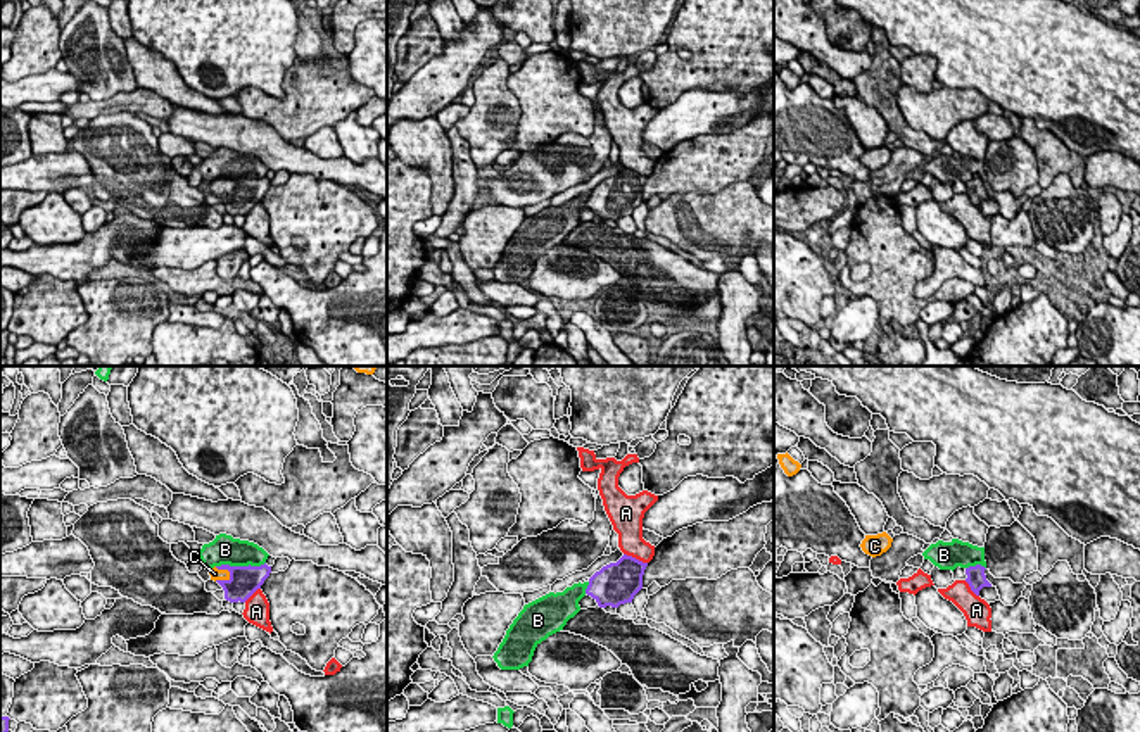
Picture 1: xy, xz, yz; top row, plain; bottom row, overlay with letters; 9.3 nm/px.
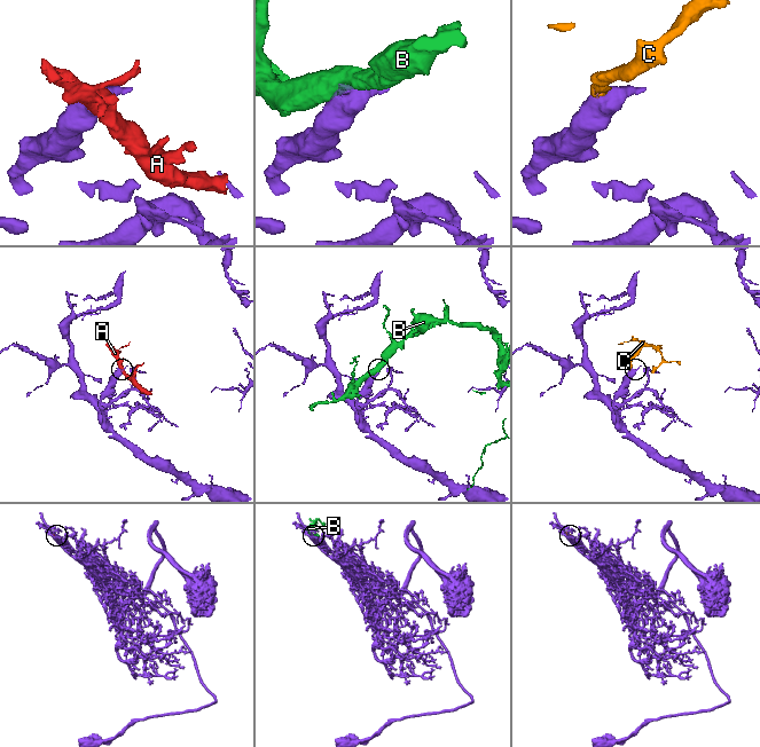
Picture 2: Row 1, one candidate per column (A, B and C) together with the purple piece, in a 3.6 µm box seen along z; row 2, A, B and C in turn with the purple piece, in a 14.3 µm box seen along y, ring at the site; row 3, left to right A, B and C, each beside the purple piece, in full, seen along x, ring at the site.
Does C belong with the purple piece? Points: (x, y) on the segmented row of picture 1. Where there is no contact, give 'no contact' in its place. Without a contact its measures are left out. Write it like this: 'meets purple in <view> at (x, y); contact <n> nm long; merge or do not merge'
meets purple in xy at (225, 568); contact 200 nm long; merge

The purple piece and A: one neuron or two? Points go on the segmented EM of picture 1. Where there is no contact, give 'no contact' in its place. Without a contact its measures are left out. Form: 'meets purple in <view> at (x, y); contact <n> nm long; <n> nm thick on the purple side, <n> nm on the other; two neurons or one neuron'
meets purple in xz at (634, 558); contact 240 nm long; 360 nm thick on the purple side, 240 nm on the other; two neurons

